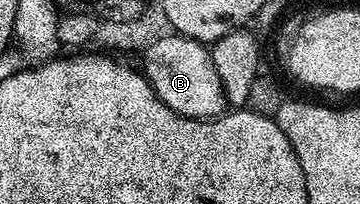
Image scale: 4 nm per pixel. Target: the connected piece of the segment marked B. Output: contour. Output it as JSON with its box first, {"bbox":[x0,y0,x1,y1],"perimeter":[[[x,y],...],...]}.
{"bbox":[141,34,229,120],"perimeter":[[[172,34],[153,42],[145,49],[142,56],[141,71],[143,75],[153,86],[157,98],[161,98],[161,102],[172,108],[177,114],[187,116],[190,120],[214,120],[228,111],[229,105],[223,93],[221,78],[217,78],[217,70],[213,66],[211,53],[204,41],[191,40],[188,36]]]}

